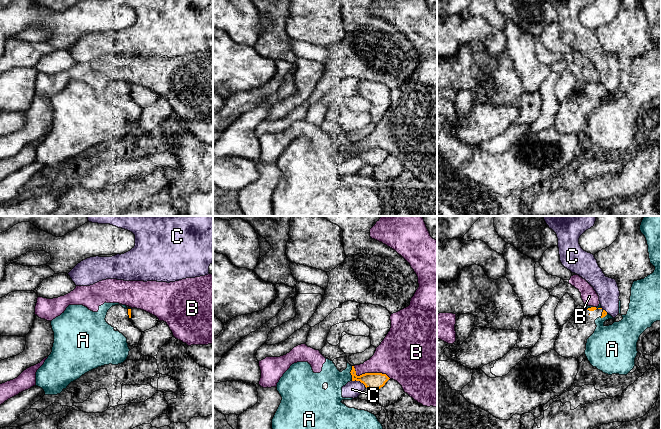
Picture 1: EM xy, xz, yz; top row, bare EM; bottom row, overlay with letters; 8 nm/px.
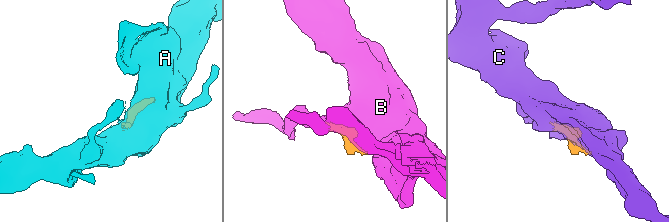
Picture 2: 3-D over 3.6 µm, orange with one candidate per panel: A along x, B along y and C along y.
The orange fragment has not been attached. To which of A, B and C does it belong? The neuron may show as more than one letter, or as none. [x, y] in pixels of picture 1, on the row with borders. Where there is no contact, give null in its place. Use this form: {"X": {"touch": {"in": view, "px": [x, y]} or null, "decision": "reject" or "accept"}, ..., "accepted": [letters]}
{"A": {"touch": {"in": "xz", "px": [350, 372]}, "decision": "reject"}, "B": {"touch": {"in": "xz", "px": [369, 373]}, "decision": "reject"}, "C": {"touch": {"in": "xz", "px": [359, 380]}, "decision": "reject"}, "accepted": []}

